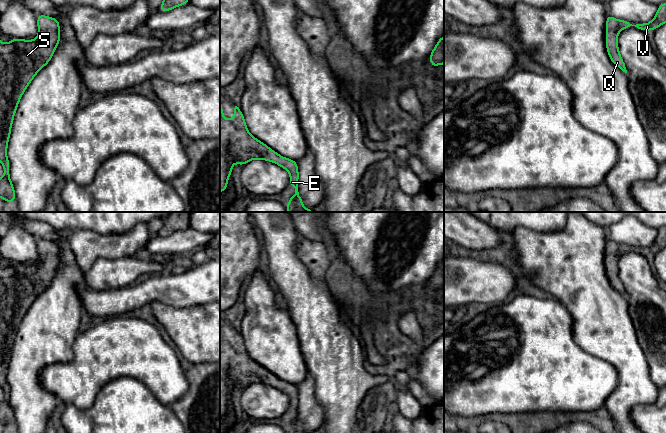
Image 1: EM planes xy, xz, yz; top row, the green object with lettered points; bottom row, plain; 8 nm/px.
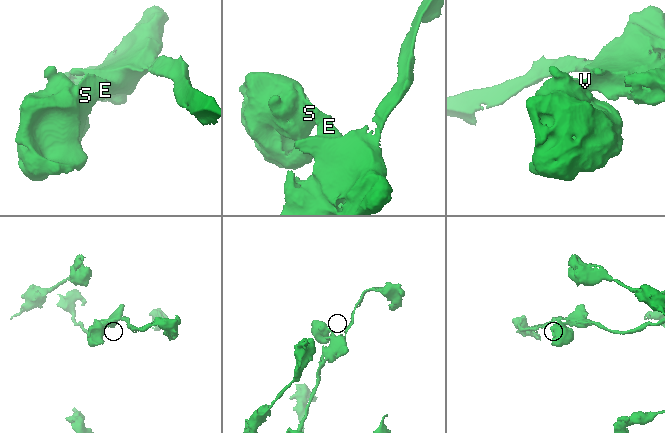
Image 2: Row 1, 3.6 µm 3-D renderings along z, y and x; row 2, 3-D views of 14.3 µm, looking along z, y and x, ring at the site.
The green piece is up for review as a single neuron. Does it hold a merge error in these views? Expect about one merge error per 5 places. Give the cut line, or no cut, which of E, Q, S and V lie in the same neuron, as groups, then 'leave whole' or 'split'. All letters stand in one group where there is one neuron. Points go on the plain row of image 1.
cut none; groups E Q S V; leave whole

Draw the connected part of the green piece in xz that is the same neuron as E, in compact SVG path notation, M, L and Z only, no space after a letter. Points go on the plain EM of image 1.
M220 324L220 417L228 410L228 402L232 398L232 390L235 386L242 391L254 383L266 384L274 386L289 396L289 408L295 412L295 417L288 424L287 433L305 433L298 416L297 385L279 379L252 360L239 331L235 330L233 343L224 343L223 338Z

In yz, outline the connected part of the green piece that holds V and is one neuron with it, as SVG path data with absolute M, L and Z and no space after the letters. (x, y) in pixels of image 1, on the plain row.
M666 227L658 229L658 234L653 244L649 247L630 247L626 244L618 244L610 238L606 241L606 273L612 287L619 291L623 296L627 297L623 282L619 277L617 266L618 258L622 253L629 251L637 252L641 255L656 254L658 251L666 247Z

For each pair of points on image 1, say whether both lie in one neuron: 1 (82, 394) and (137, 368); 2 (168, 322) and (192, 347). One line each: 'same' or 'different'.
1: same
2: same

